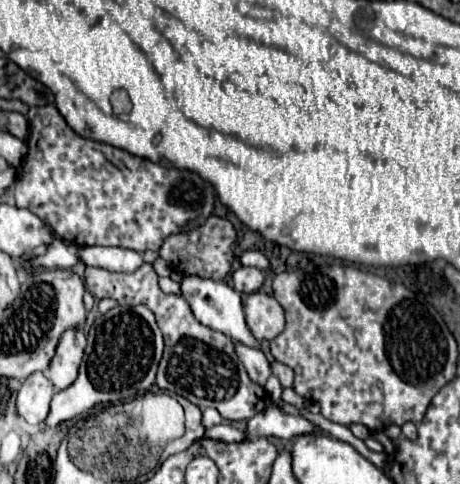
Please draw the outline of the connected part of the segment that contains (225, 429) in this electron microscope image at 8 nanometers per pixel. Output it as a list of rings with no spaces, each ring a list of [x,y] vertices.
[[[213,426],[205,432],[205,436],[211,440],[221,440],[221,442],[243,442],[245,440],[245,432],[233,426]]]

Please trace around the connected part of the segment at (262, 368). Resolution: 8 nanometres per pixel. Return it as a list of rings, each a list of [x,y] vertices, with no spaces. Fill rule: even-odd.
[[[235,342],[235,352],[237,352],[239,360],[243,362],[249,378],[255,384],[265,386],[267,378],[271,376],[271,366],[269,366],[265,354],[261,352],[261,348],[251,348],[251,346],[245,346],[241,342]]]

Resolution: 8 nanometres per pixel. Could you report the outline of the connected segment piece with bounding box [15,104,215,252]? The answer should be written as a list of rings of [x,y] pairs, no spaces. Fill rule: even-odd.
[[[55,104],[29,108],[31,134],[27,138],[27,160],[15,184],[17,208],[27,208],[39,216],[55,234],[75,246],[117,246],[127,250],[161,250],[161,244],[171,234],[191,232],[207,222],[215,212],[215,188],[199,174],[189,170],[165,168],[151,160],[137,158],[109,144],[77,136],[59,114]]]

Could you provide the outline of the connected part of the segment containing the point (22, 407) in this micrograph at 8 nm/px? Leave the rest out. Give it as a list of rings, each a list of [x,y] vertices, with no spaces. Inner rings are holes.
[[[41,372],[31,374],[19,388],[17,414],[23,416],[29,424],[41,424],[49,414],[53,392],[53,384]]]

